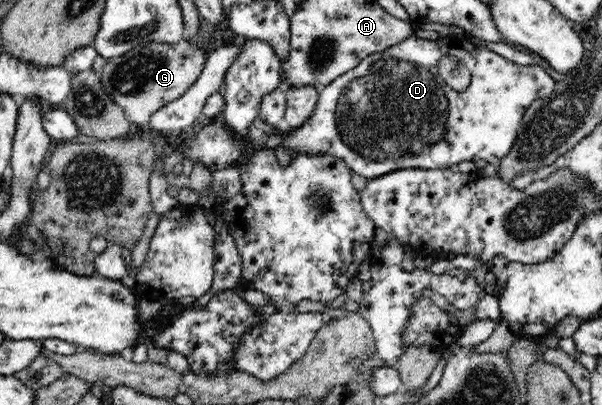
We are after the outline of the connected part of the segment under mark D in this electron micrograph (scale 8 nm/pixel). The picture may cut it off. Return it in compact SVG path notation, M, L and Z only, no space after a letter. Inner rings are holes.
M413 33L410 34L410 36L408 36L404 42L401 42L396 46L392 46L392 48L384 50L384 52L376 52L374 54L370 54L370 56L366 56L366 58L363 58L359 62L358 66L356 66L354 69L348 70L346 73L342 74L342 76L338 76L338 78L335 78L332 82L330 82L330 84L328 84L328 86L319 88L316 108L314 108L313 114L310 114L310 116L306 118L306 122L304 122L302 126L298 126L298 128L283 126L283 128L286 128L286 131L288 131L285 137L278 133L278 137L275 141L271 142L267 140L264 142L264 145L260 146L258 149L270 148L275 150L277 146L283 145L289 150L289 152L295 154L306 153L306 155L332 155L346 161L346 165L350 167L350 171L354 171L356 174L364 176L364 178L367 178L368 181L371 178L381 177L383 174L388 174L389 172L402 169L455 169L456 165L460 164L460 162L466 162L466 160L468 160L468 162L486 160L486 162L496 165L510 152L512 146L514 146L518 126L520 126L520 122L522 122L522 118L524 118L524 114L528 106L530 106L534 100L538 100L538 98L549 97L554 91L555 84L556 81L554 81L552 77L550 77L550 75L548 75L546 71L540 67L540 65L536 64L534 66L528 66L518 64L516 62L510 62L507 58L488 50L486 47L479 47L478 45L475 45L465 36L465 34L450 34L446 37L440 36L437 40L429 40L420 39ZM442 56L455 56L456 58L462 60L462 62L466 65L466 68L471 74L471 83L468 85L466 90L458 92L448 84L445 84L443 78L440 76L440 73L438 73L438 60L440 60Z

